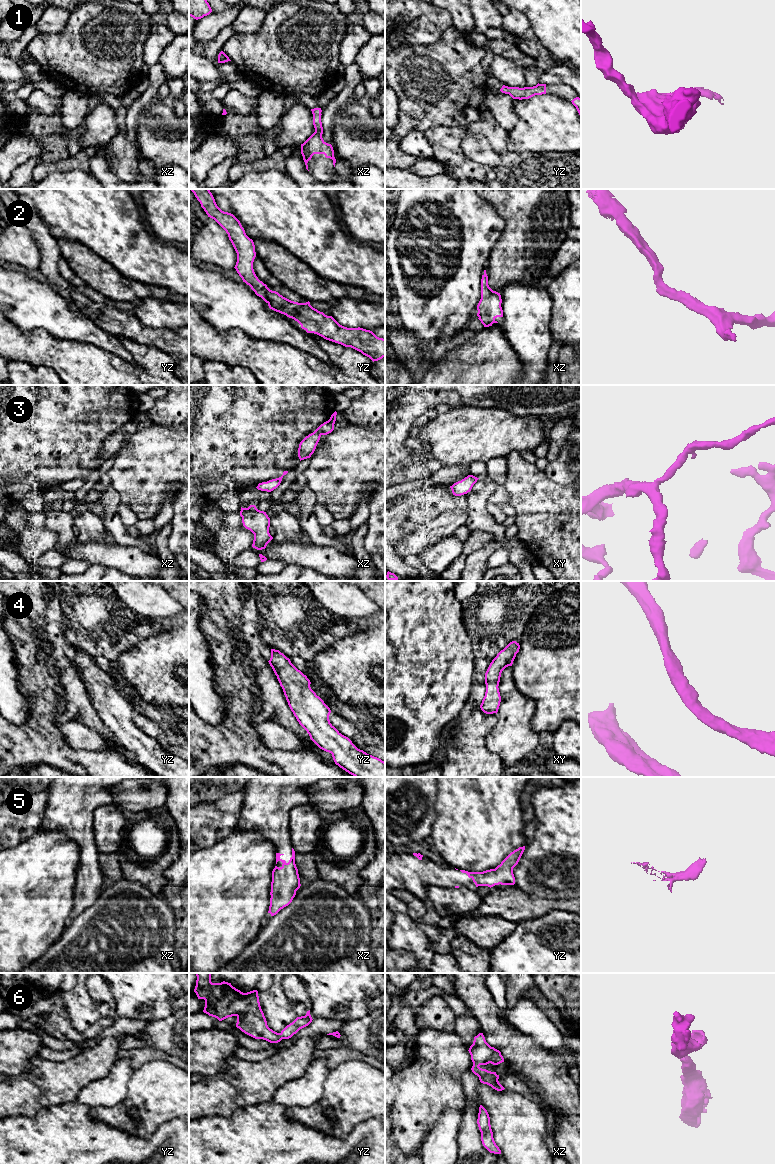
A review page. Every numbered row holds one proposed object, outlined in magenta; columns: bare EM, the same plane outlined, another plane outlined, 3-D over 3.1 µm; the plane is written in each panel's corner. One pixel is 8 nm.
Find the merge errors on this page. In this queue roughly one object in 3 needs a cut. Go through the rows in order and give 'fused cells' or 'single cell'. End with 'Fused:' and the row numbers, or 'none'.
1: single cell
2: single cell
3: single cell
4: single cell
5: single cell
6: single cell
Fused: none

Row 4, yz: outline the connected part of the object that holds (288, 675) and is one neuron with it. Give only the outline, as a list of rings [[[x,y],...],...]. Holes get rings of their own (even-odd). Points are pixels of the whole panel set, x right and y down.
[[[271,649],[271,658],[268,662],[277,676],[288,705],[297,721],[320,749],[332,754],[336,765],[354,777],[385,777],[385,762],[358,749],[348,737],[342,735],[330,723],[330,708],[311,689],[310,680],[291,663],[289,658],[279,650]]]

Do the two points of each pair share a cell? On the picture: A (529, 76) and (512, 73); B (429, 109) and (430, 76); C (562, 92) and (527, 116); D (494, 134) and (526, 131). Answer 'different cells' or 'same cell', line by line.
A: different cells
B: same cell
C: different cells
D: different cells

